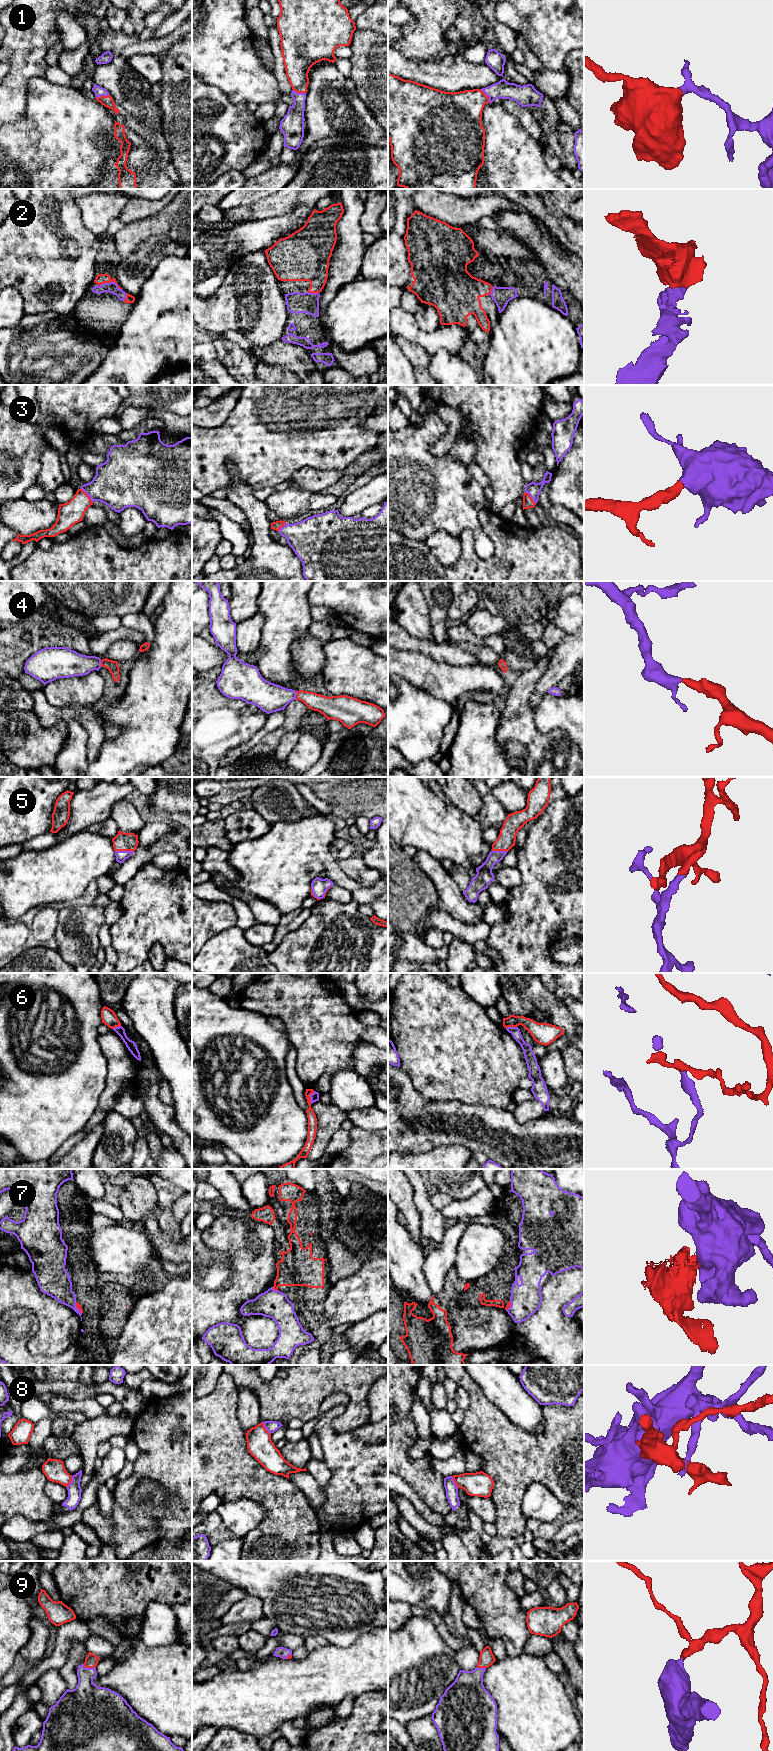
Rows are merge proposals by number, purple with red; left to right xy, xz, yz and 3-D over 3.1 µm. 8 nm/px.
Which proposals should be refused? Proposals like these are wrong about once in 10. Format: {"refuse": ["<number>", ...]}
{"refuse": ["6", "7", "8"]}

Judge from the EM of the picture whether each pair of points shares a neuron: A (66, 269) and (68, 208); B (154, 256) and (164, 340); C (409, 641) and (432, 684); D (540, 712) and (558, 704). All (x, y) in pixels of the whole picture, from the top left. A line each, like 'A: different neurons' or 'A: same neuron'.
A: same neuron
B: different neurons
C: different neurons
D: same neuron

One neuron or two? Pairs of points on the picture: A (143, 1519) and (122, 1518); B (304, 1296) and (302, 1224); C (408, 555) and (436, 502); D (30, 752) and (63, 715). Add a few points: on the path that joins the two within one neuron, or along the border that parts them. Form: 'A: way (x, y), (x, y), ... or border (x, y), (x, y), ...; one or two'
A: border (117, 1503), (138, 1527), (152, 1517), (157, 1525); two
B: way (303, 1278), (302, 1242); one
C: border (398, 532), (409, 538), (424, 542); two
D: border (35, 713), (45, 727), (59, 721), (66, 723); two

